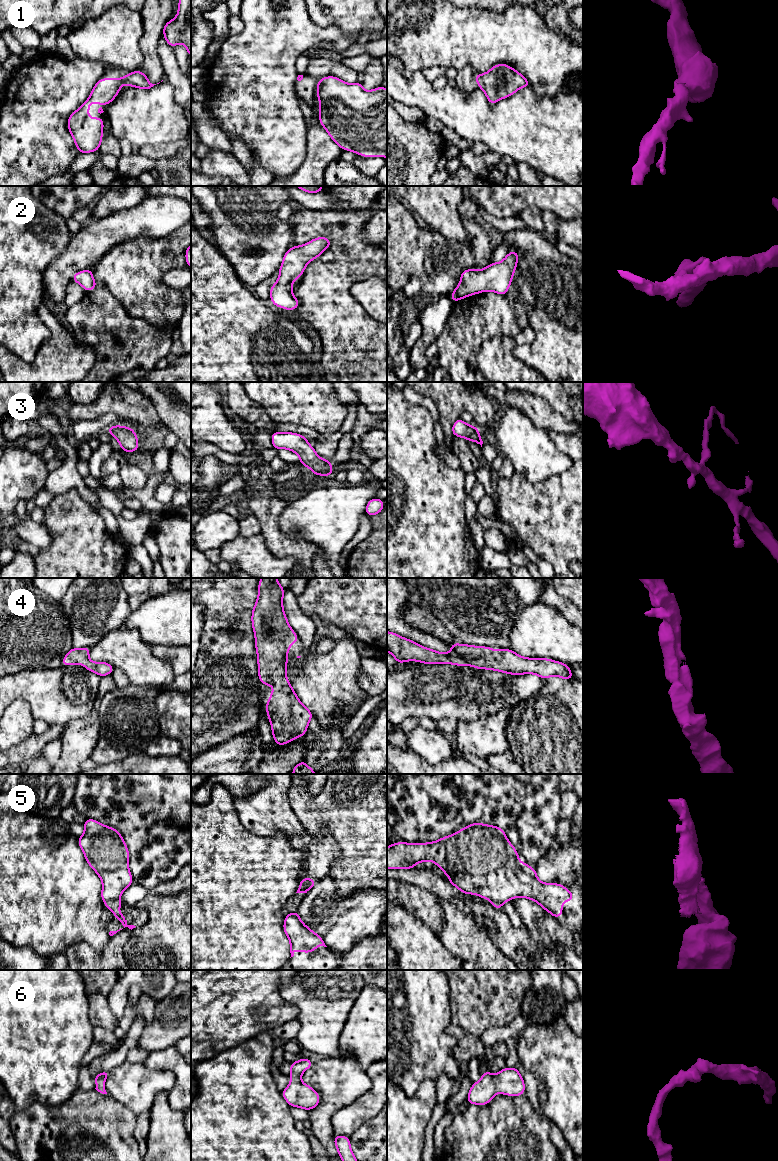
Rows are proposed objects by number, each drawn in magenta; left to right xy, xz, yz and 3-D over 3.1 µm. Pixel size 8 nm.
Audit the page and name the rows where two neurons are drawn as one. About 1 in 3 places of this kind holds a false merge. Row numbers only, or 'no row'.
5

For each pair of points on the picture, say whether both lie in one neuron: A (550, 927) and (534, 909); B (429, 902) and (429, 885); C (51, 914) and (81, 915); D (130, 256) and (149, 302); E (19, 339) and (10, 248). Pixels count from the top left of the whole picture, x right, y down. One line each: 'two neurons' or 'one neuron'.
A: one neuron
B: two neurons
C: one neuron
D: one neuron
E: one neuron

